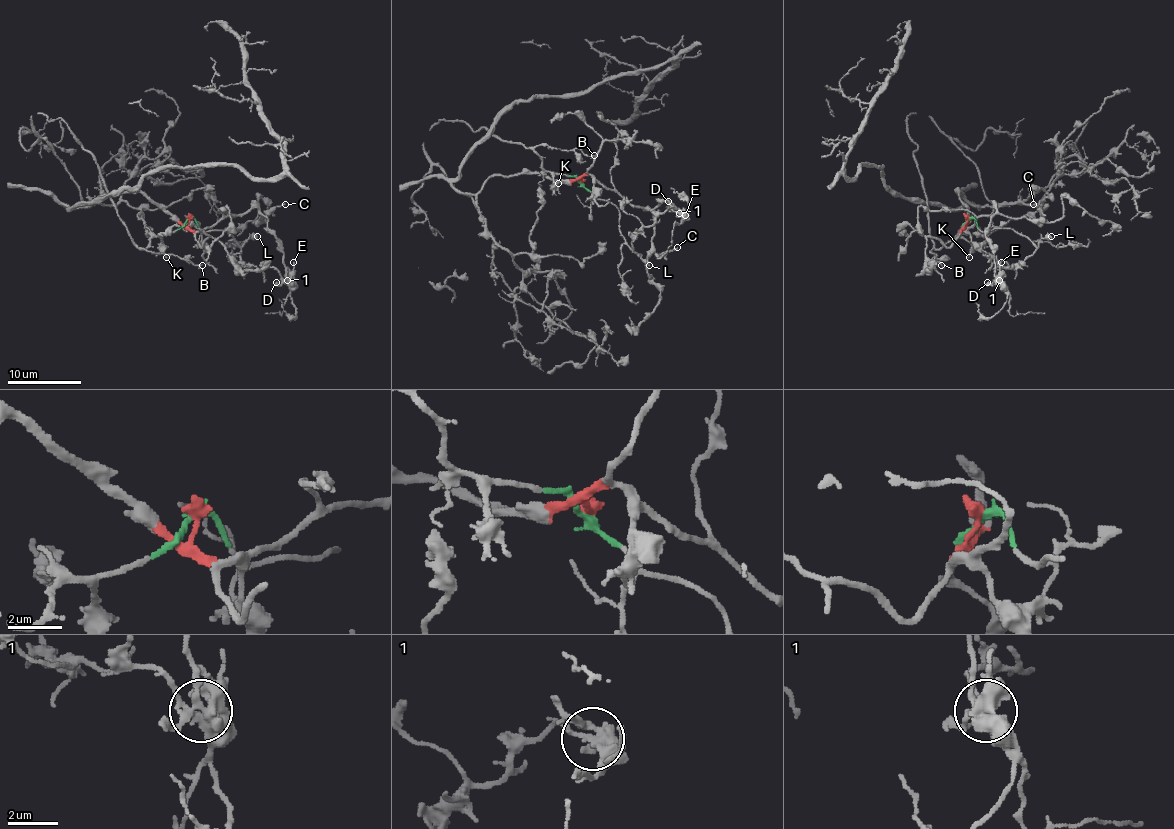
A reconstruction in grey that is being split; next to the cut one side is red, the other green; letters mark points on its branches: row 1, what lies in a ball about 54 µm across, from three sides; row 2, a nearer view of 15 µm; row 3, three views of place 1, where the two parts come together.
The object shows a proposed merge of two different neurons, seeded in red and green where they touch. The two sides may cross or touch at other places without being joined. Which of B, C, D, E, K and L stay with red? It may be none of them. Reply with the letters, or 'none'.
C, D

